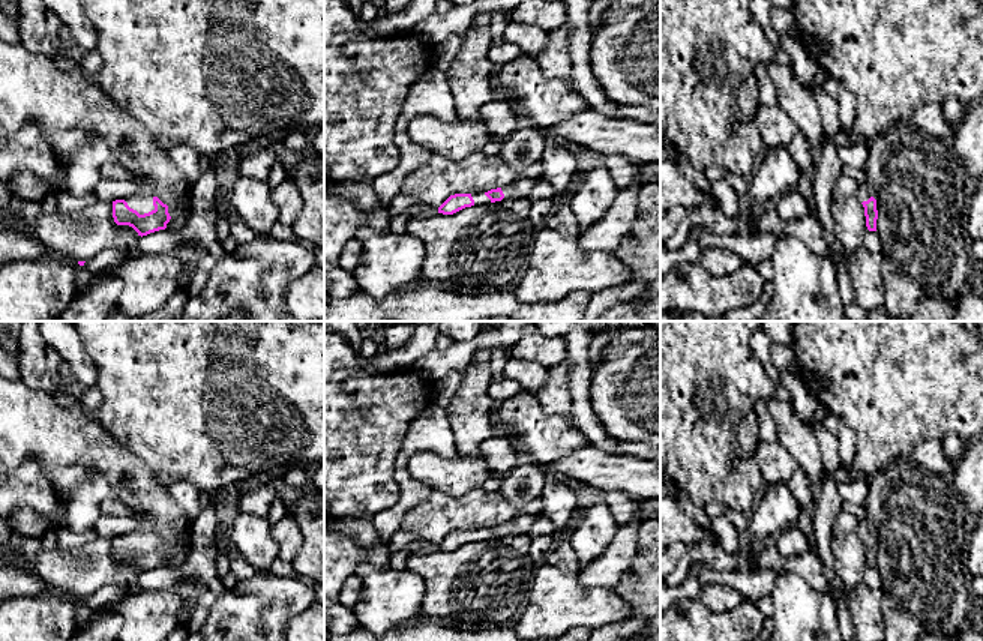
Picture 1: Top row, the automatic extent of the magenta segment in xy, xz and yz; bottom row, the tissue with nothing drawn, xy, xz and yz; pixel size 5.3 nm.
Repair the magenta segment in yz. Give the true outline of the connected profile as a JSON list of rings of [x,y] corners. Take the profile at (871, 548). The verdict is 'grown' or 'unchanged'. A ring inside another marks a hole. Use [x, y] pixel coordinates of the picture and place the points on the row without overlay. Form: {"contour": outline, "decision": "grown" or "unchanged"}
{"contour": [[[866,519],[860,521],[855,533],[864,543],[867,566],[876,567],[876,555],[878,555],[876,536],[869,530]]], "decision": "grown"}

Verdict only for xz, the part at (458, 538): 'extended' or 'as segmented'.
extended

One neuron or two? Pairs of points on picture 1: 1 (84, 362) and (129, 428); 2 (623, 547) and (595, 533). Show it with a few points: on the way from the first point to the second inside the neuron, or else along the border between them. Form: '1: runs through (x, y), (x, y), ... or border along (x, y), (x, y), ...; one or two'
1: border along (83, 347), (95, 367), (96, 385); two
2: border along (611, 541), (601, 554), (586, 565); two

